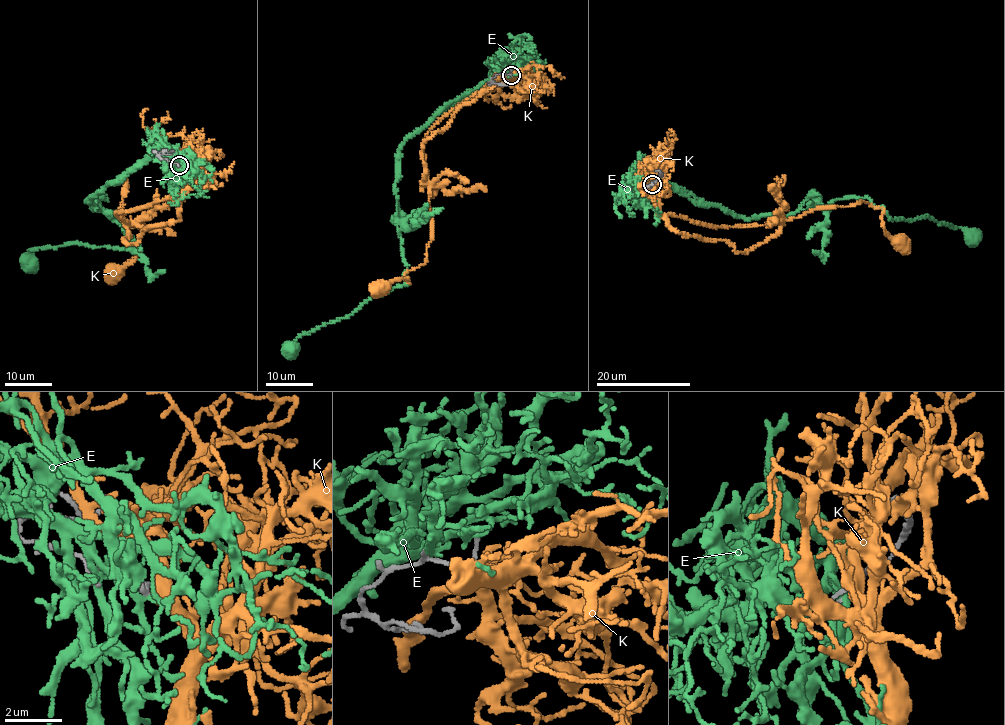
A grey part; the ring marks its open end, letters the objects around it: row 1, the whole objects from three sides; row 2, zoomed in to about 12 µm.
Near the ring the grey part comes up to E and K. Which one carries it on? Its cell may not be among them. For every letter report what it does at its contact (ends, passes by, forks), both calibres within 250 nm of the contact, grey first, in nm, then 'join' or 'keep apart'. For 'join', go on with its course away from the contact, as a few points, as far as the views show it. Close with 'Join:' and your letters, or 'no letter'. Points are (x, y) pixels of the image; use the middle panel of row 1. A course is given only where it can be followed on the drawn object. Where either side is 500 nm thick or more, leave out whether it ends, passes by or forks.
E: it passes by; 130 nm thick on the grey side, 240 nm on the other; keep apart
K: it forks there; 130 nm thick on the grey side, 360 nm on the other; keep apart
Join: no letter

